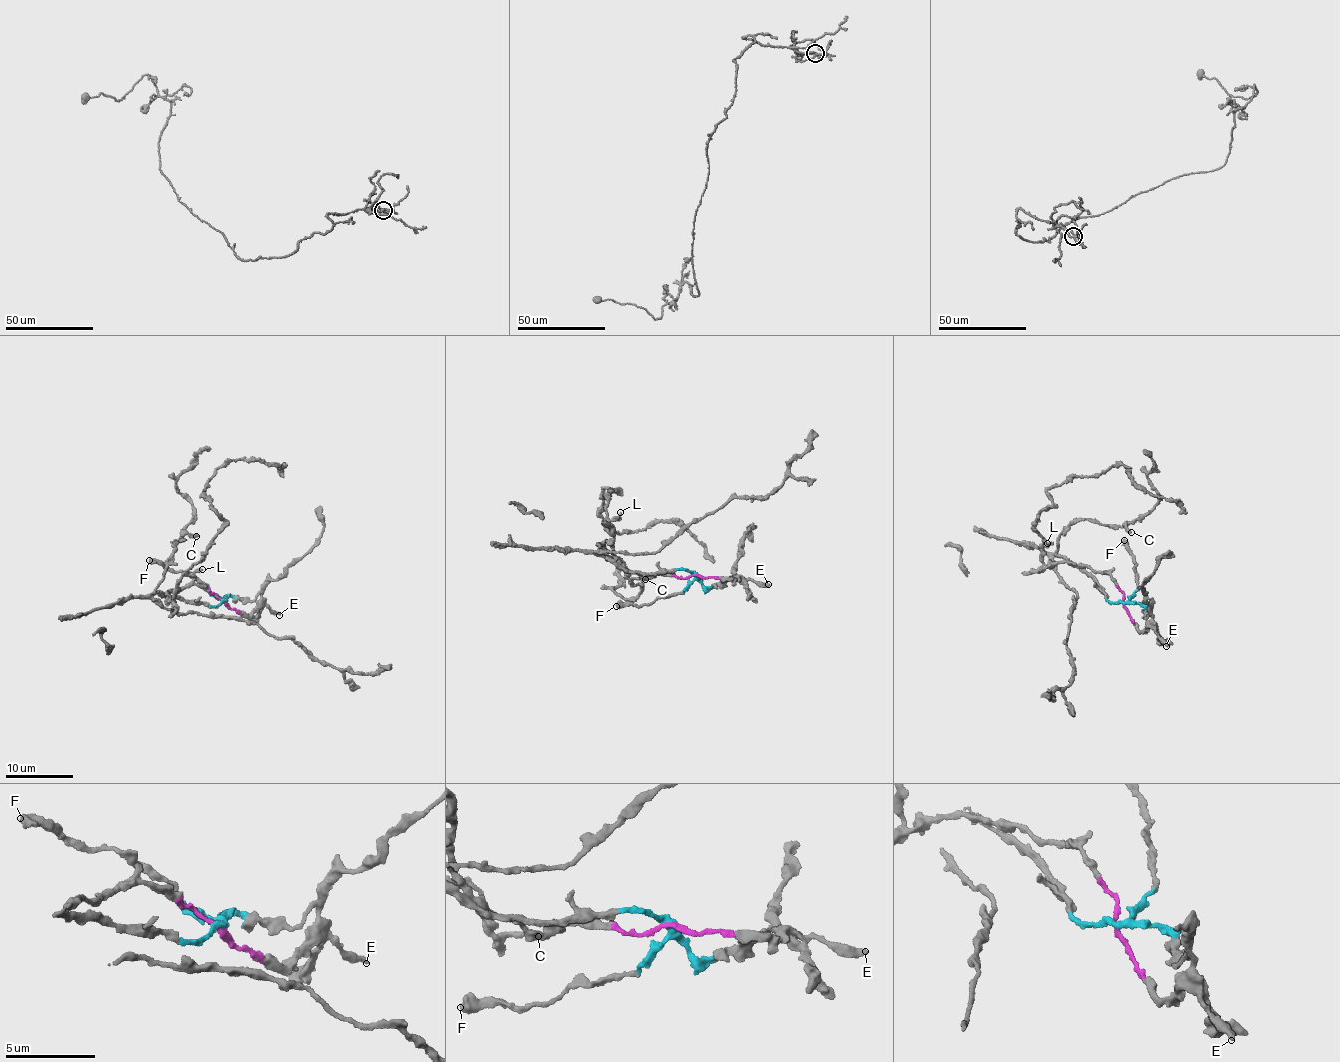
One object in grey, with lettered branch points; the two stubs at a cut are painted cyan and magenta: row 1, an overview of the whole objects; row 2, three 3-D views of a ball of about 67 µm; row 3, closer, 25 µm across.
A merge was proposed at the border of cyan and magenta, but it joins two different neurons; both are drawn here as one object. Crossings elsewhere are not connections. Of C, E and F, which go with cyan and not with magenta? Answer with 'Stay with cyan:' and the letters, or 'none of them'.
Stay with cyan: C, F

